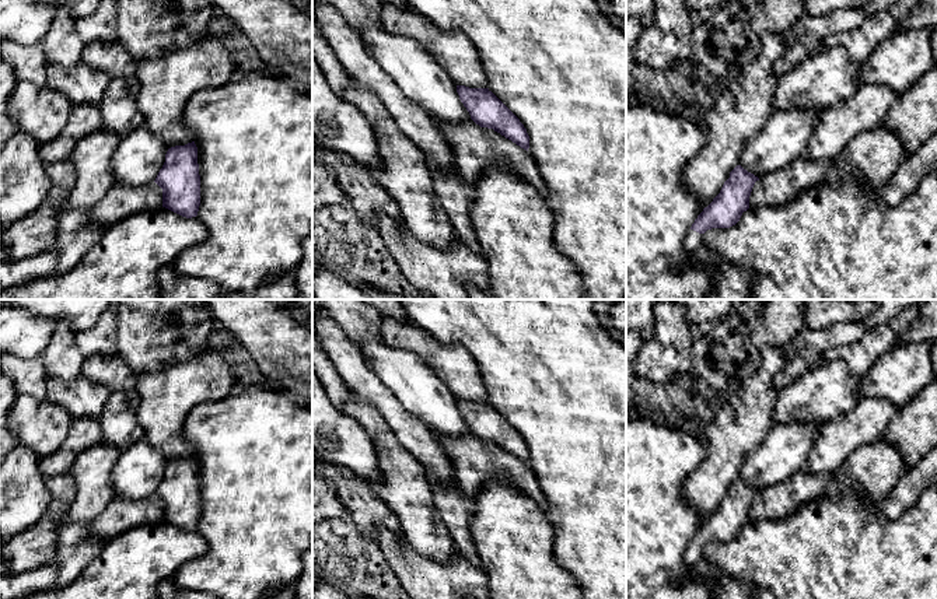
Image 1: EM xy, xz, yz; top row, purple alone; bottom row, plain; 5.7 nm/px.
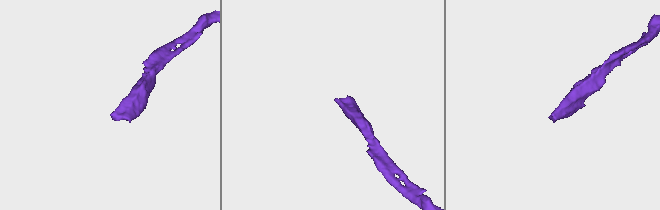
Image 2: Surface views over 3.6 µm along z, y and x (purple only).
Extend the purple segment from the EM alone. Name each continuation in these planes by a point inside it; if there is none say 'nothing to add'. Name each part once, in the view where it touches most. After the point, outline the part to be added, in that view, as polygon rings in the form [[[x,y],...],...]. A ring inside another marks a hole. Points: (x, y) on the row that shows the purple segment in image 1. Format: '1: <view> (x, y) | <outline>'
1: yz (692, 244) | [[[689,230],[683,239],[683,249],[686,255],[697,255],[703,251],[702,248],[702,234]]]

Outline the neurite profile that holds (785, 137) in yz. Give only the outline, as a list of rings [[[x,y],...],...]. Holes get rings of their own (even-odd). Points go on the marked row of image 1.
[[[822,109],[776,111],[765,127],[745,143],[738,165],[758,178],[805,157]]]

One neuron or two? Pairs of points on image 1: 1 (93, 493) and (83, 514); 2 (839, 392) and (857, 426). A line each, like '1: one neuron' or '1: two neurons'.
1: one neuron
2: two neurons

